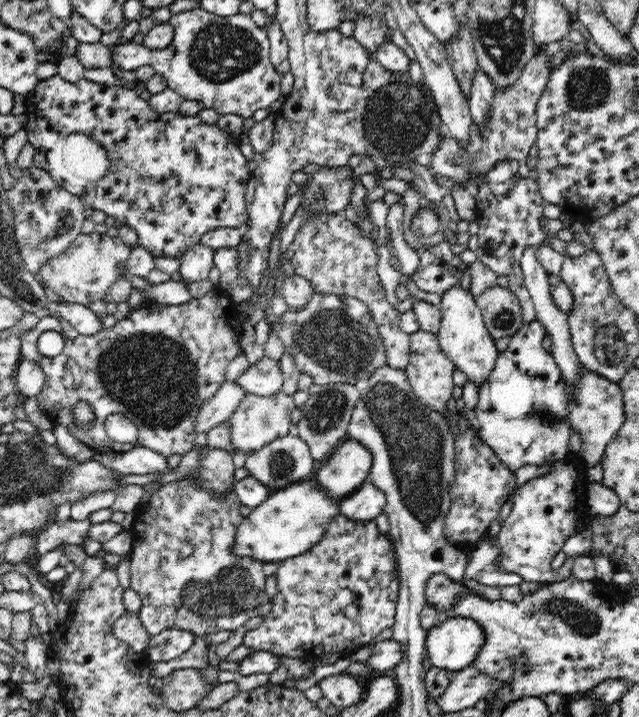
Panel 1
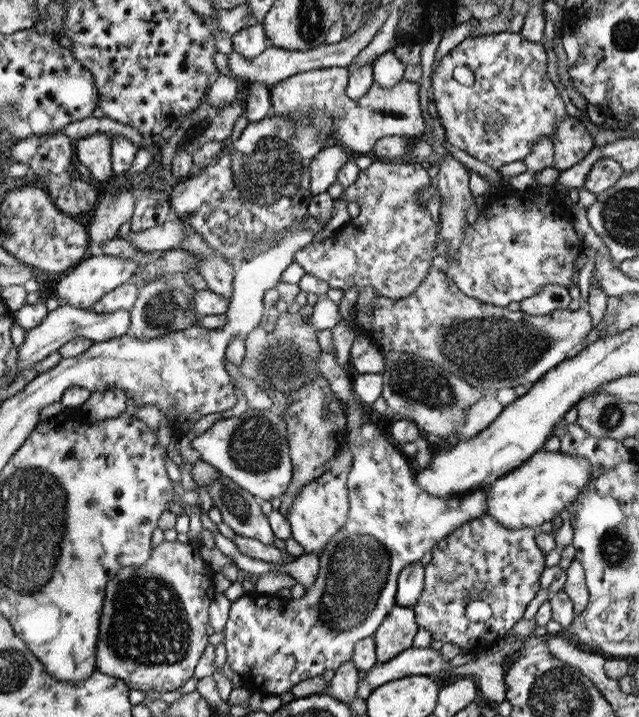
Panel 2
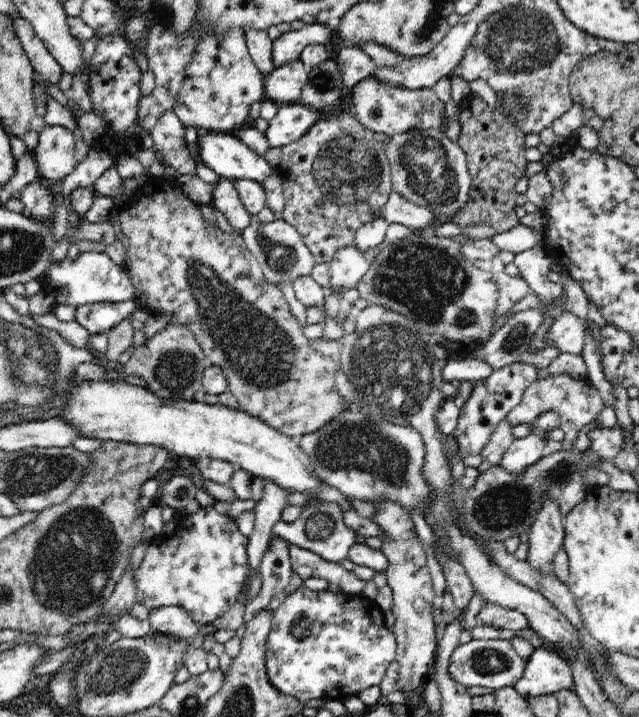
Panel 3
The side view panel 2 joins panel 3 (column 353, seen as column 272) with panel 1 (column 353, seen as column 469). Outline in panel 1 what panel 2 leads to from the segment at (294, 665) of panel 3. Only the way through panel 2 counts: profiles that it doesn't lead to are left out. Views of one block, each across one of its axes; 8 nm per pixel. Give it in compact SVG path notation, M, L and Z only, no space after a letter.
M366 480L354 494L346 496L340 504L342 516L350 520L376 520L384 514L386 508L386 494L378 490L370 480Z

